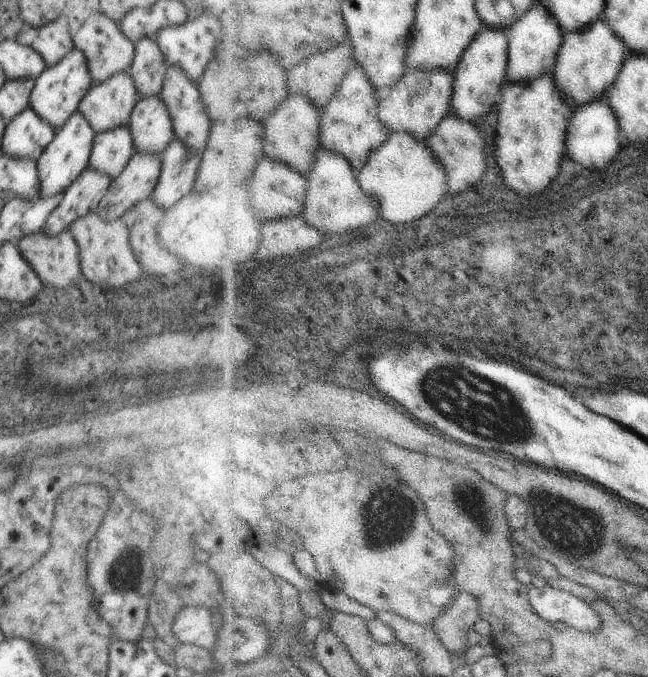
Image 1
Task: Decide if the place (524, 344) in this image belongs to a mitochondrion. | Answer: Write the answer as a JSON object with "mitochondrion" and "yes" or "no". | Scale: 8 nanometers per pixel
{"mitochondrion":"no"}

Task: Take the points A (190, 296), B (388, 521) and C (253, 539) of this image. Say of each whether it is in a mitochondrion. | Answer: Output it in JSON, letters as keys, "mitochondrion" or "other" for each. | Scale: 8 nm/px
{"A":"mitochondrion","B":"mitochondrion","C":"other"}

